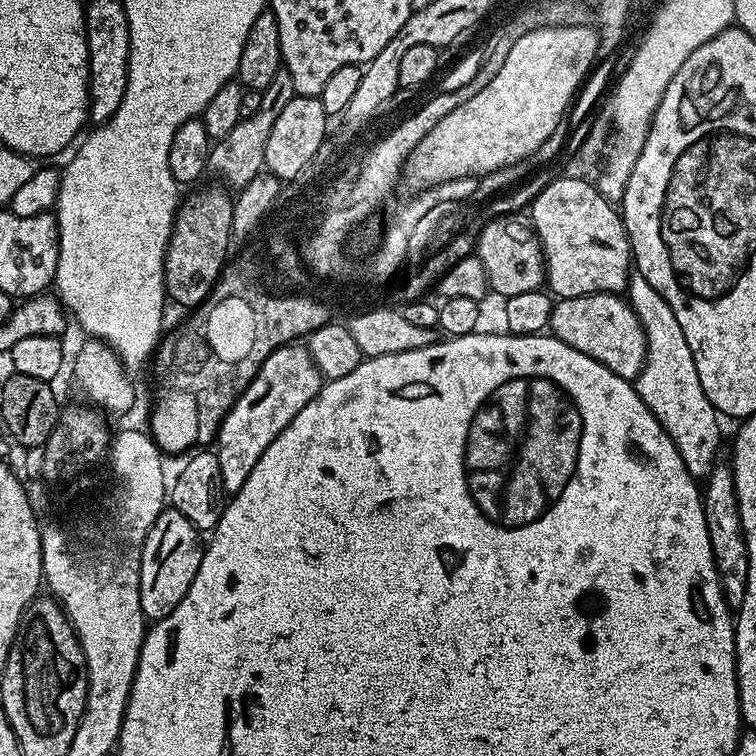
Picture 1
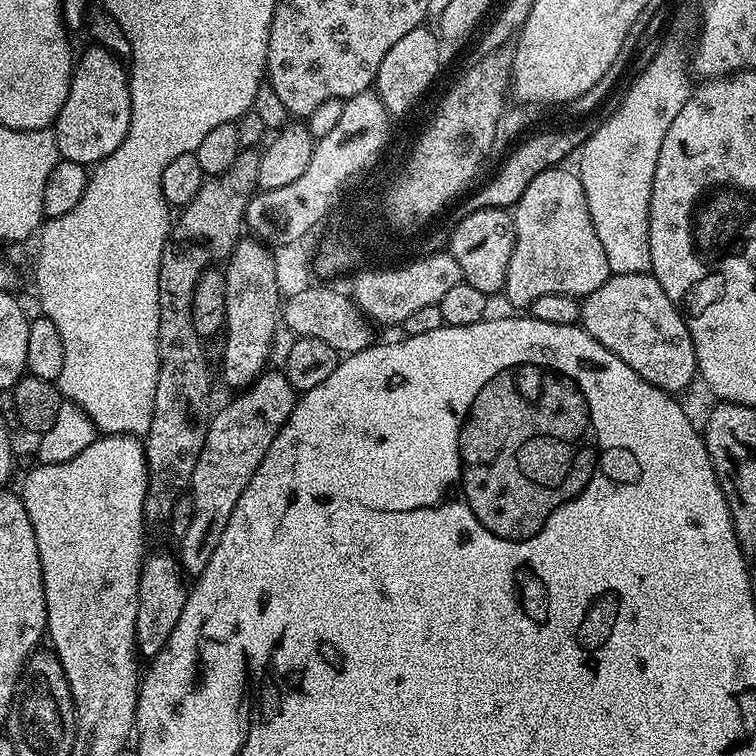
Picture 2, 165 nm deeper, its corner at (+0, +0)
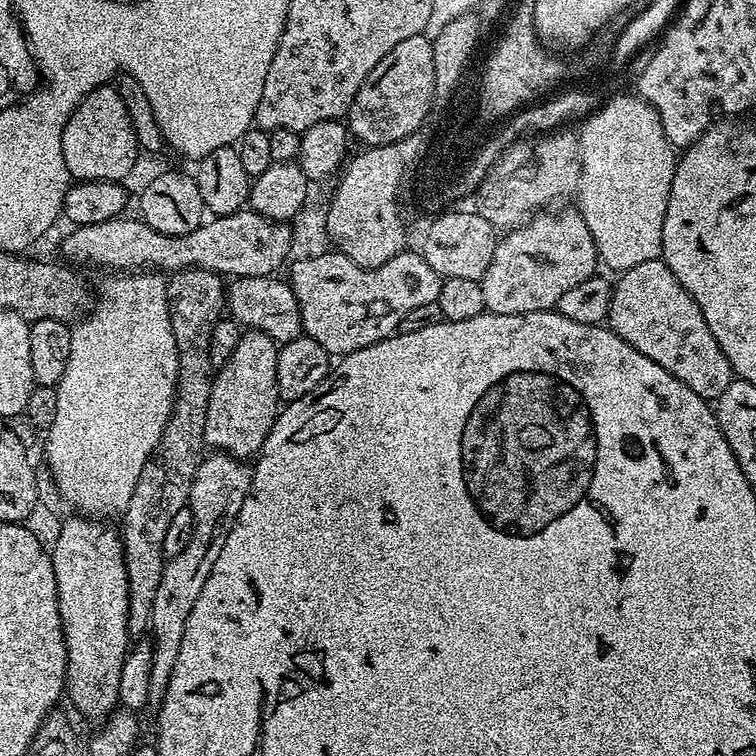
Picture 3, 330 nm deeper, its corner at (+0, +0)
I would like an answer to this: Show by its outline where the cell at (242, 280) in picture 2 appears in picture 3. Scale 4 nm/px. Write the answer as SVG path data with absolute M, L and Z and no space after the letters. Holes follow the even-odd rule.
M245 331L238 346L234 346L234 354L230 354L226 363L213 375L204 431L204 442L209 449L226 452L241 462L259 453L282 407L277 351L276 341L264 332Z

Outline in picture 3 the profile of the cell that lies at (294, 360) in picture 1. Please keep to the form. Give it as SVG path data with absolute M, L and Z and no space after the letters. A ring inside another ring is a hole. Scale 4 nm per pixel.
M218 451L205 455L194 474L187 507L187 511L192 512L190 515L192 536L184 552L165 563L158 594L154 594L154 610L150 625L154 662L150 666L149 705L159 705L164 699L170 674L174 674L174 662L178 662L178 654L182 650L186 618L190 618L190 610L194 610L194 602L198 602L198 594L202 594L202 586L206 586L206 578L210 578L210 570L214 570L218 554L222 554L226 534L230 534L238 518L238 510L242 510L242 502L250 490L251 481L252 468L247 463L229 456L226 452Z

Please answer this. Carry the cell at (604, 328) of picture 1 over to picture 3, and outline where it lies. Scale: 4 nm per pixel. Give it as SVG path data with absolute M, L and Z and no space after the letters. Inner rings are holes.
M663 259L642 262L615 277L606 324L622 342L630 342L638 354L646 354L650 362L658 362L678 382L686 382L703 400L715 402L734 378L722 346L714 342L702 310L698 310L698 302L674 278Z

